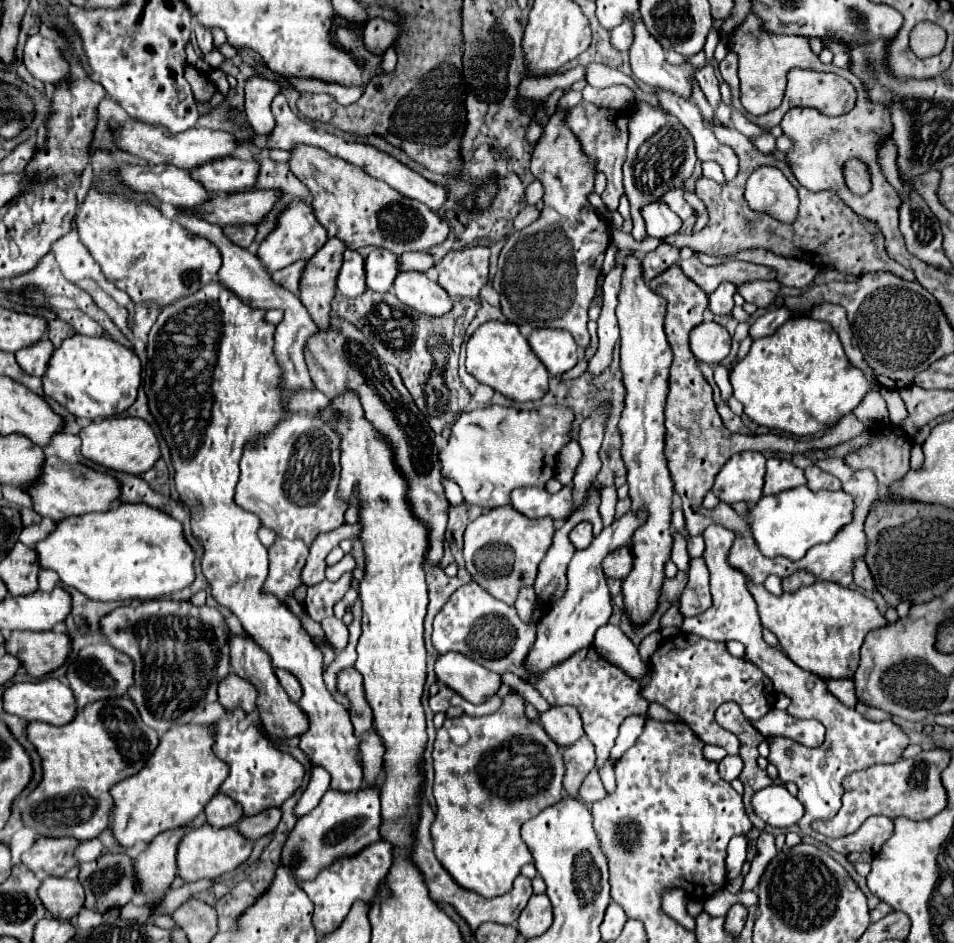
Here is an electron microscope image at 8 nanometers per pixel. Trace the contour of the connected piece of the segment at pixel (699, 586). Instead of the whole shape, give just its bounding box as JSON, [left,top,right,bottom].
[680,558,712,617]

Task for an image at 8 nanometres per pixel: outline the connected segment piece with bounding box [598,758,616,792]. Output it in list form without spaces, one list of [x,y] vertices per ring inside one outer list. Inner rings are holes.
[[[610,758],[604,762],[604,766],[598,770],[598,774],[600,774],[600,778],[602,778],[602,782],[606,784],[606,790],[608,792],[612,792],[614,790],[614,764],[610,762]]]

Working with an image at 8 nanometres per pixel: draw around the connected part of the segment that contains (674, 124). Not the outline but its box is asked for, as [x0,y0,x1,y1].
[624,102,696,242]

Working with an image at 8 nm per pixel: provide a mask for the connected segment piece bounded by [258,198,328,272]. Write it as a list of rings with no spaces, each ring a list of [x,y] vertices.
[[[296,198],[284,212],[280,212],[278,222],[276,222],[276,228],[262,240],[260,250],[258,250],[258,256],[264,262],[264,266],[270,272],[274,272],[274,270],[280,270],[280,268],[296,262],[296,260],[312,258],[324,246],[326,240],[328,240],[328,232],[318,222],[312,204]]]

